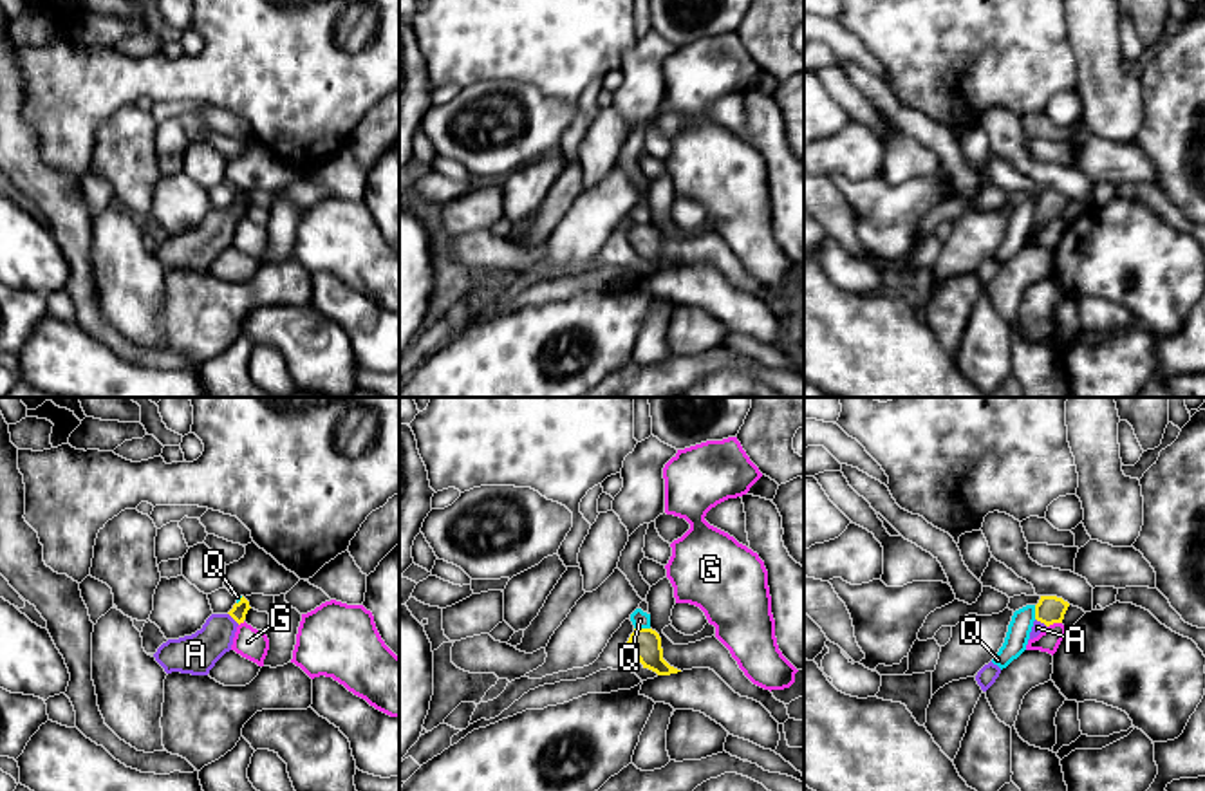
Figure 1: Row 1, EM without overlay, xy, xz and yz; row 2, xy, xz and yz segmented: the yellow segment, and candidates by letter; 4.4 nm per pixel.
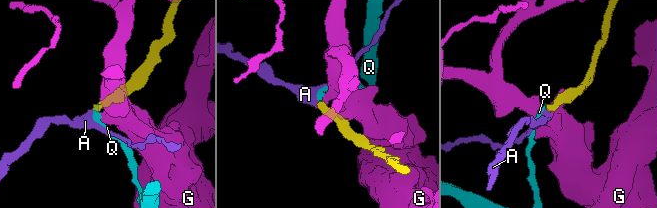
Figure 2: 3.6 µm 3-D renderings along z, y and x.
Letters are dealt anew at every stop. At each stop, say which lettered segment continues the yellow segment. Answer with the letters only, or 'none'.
A

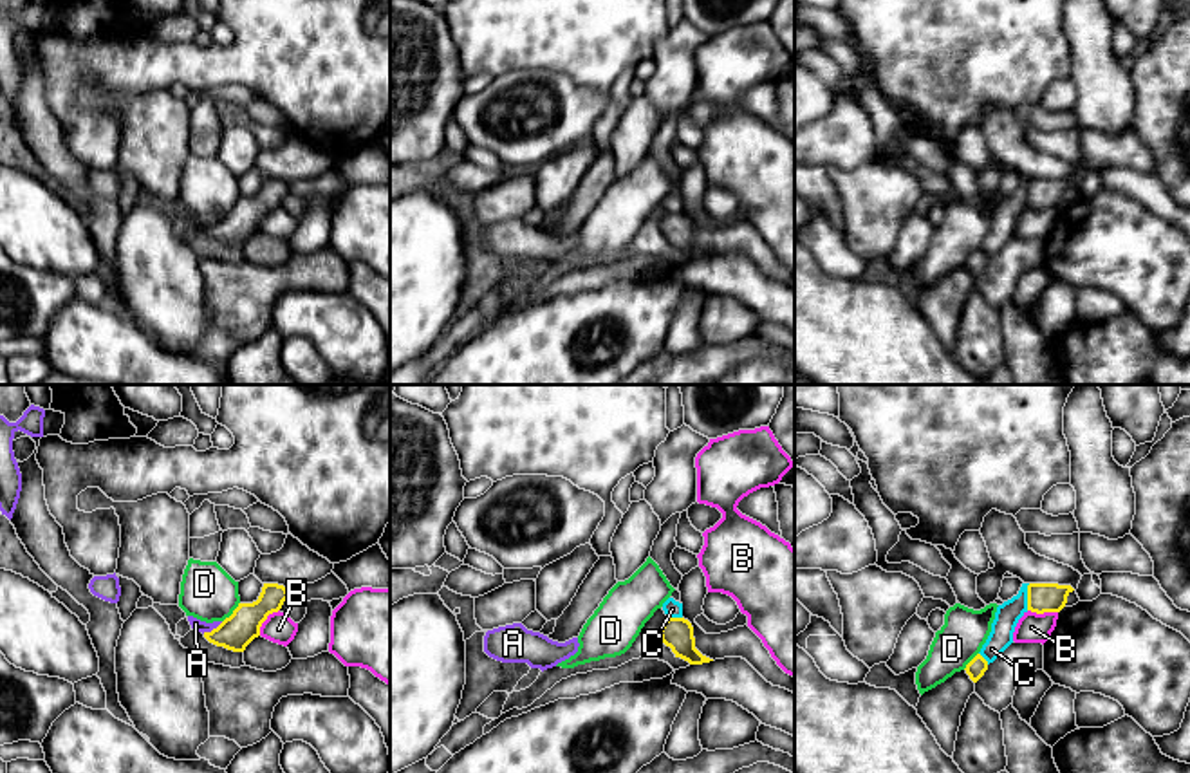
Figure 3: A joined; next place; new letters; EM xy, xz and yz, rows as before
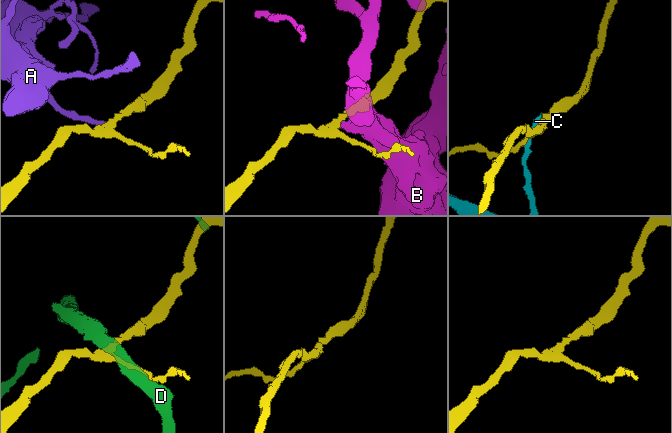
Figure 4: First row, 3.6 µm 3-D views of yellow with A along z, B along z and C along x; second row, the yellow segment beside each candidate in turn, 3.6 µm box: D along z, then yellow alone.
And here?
none

